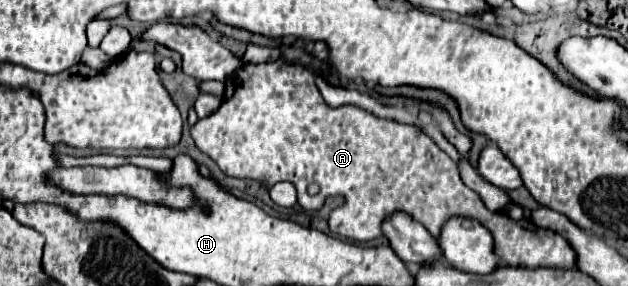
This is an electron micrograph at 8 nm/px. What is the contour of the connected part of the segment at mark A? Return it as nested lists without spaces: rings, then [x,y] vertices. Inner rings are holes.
[[[282,59],[264,65],[242,65],[242,69],[226,81],[220,109],[209,117],[199,119],[190,133],[197,147],[212,157],[230,177],[254,179],[268,189],[280,181],[292,183],[298,191],[298,203],[306,211],[320,209],[330,195],[342,195],[344,205],[330,213],[328,225],[332,233],[352,241],[372,241],[380,237],[384,219],[394,211],[410,215],[436,239],[440,237],[442,225],[450,217],[470,217],[490,229],[496,241],[496,255],[502,263],[510,263],[510,267],[576,269],[576,251],[572,251],[570,243],[562,235],[542,227],[538,229],[530,219],[524,219],[522,223],[508,219],[504,213],[488,211],[480,197],[462,183],[458,165],[418,127],[380,117],[376,119],[376,115],[354,105],[342,105],[336,109],[328,107],[314,83],[314,73],[300,65],[288,65]]]

